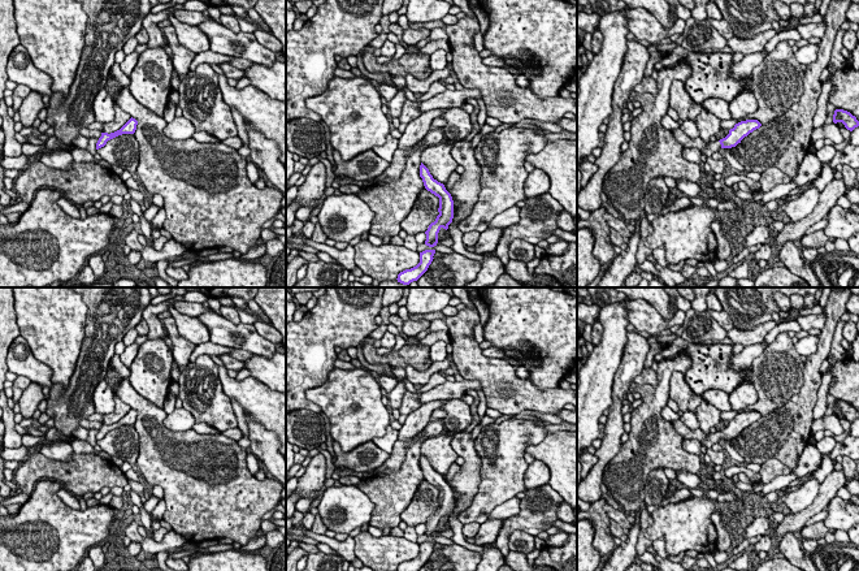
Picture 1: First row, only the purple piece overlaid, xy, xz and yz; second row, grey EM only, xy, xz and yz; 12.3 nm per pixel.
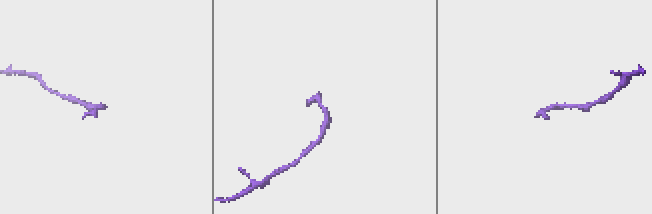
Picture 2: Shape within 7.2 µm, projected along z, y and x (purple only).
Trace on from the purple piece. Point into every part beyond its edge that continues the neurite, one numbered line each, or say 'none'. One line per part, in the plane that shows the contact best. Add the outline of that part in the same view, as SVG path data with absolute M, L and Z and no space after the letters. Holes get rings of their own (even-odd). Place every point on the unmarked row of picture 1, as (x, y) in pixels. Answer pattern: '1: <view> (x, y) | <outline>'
1: yz (711, 438) | M680 419L671 423L673 429L677 433L680 433L682 438L687 438L687 440L697 438L707 449L711 449L715 444L723 441L719 432L704 436L700 429L691 431Z

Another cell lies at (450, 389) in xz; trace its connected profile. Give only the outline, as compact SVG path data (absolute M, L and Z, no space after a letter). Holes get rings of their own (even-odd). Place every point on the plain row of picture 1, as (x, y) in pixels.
M478 380L446 381L425 393L421 393L418 397L418 402L424 405L434 401L461 398L467 390L478 389L481 389L481 384Z

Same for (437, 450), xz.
M444 432L437 437L426 438L420 447L433 470L443 476L457 459L457 454L451 447L452 438L454 436Z

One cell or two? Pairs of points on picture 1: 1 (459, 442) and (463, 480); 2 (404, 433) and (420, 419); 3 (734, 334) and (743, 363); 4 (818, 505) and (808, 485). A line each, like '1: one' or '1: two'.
1: one
2: one
3: two
4: two

